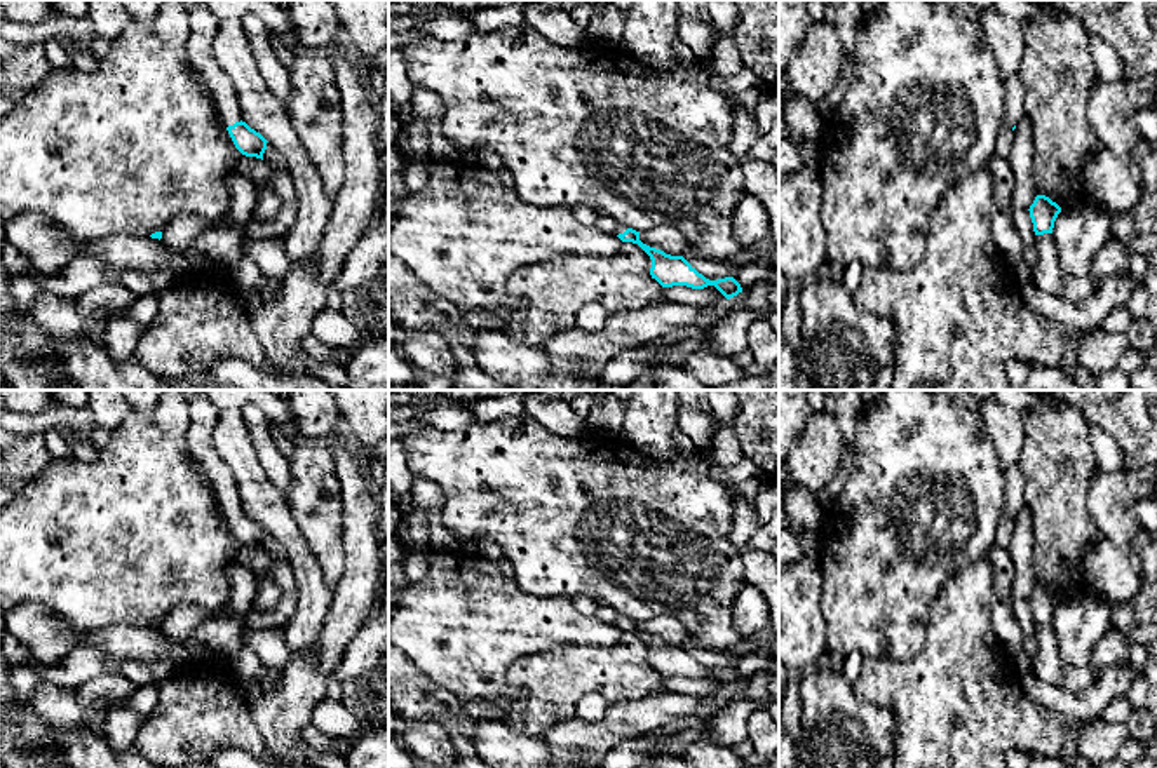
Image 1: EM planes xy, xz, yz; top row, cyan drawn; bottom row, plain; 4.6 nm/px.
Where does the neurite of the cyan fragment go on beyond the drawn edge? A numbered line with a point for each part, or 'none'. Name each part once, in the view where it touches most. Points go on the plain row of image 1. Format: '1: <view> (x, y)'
1: xy (204, 415)

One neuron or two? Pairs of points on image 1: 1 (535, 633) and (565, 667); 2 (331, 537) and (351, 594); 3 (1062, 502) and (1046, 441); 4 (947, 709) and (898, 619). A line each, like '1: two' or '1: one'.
1: two
2: two
3: one
4: two

